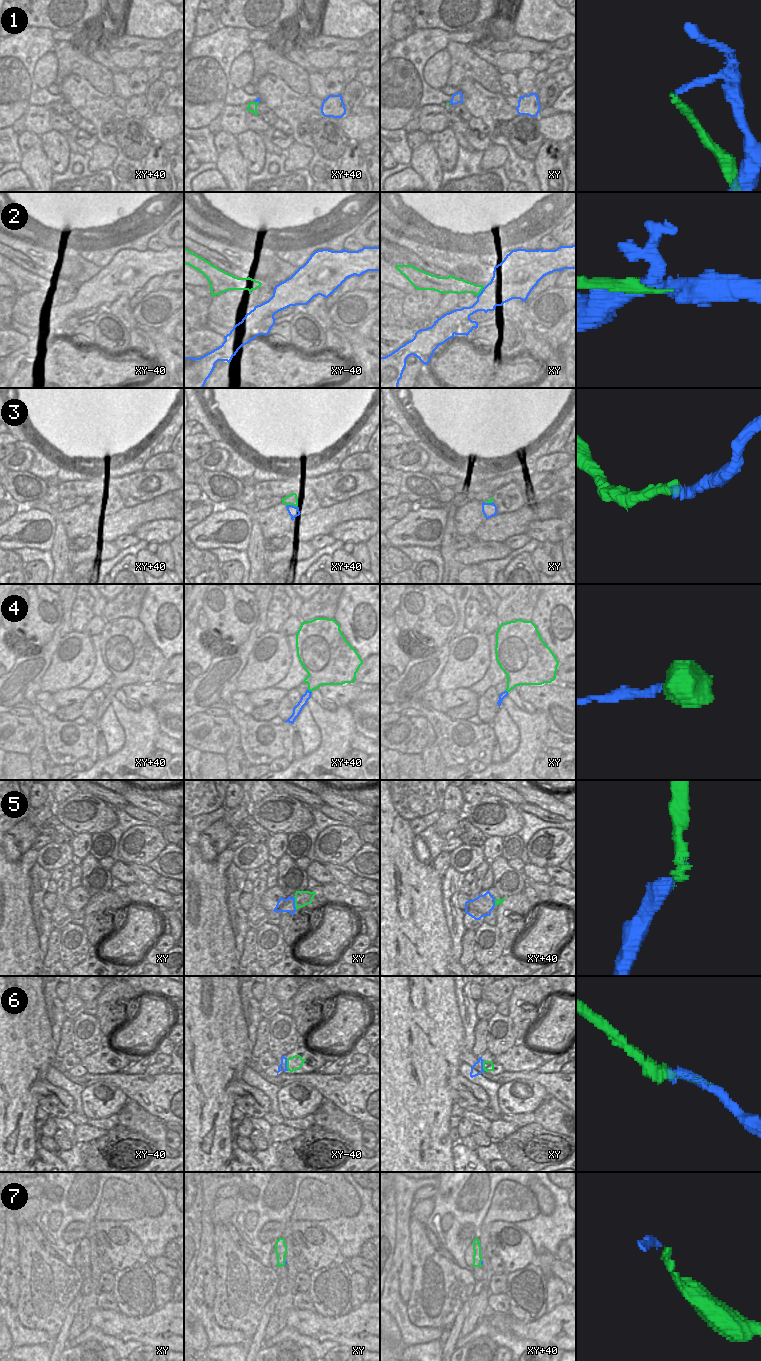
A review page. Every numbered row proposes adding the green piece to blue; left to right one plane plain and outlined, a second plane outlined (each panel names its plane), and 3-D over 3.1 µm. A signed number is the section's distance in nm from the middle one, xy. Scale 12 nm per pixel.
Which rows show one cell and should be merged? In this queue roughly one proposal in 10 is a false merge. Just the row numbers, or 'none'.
3, 4, 5, 6, 7

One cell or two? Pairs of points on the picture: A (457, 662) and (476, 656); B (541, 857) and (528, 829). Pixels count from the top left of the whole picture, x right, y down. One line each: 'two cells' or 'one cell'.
A: one cell
B: two cells

